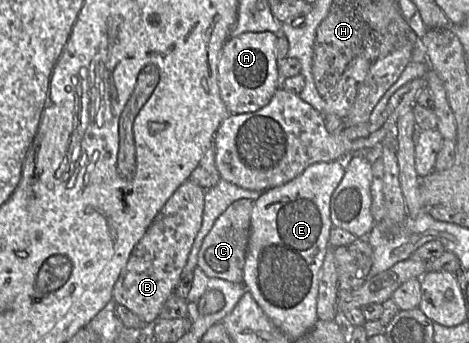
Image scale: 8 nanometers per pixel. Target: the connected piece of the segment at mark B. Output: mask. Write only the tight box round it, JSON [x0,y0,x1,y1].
[112,179,205,324]

